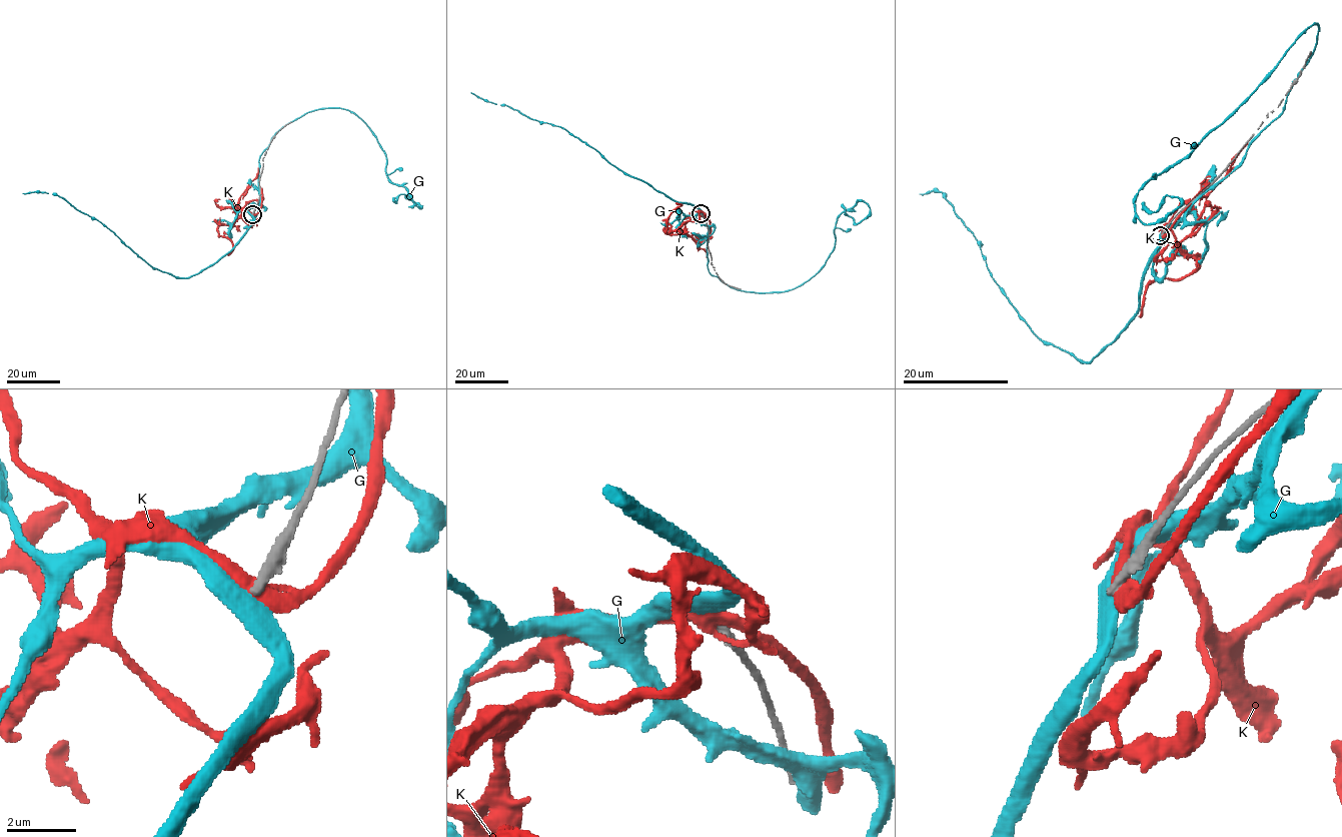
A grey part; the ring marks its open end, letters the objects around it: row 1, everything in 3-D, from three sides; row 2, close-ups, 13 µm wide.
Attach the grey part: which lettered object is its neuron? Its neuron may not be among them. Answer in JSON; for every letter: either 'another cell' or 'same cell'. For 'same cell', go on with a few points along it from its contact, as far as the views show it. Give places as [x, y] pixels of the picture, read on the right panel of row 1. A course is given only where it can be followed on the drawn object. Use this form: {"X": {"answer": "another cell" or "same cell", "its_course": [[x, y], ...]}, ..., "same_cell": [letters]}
{"G": {"answer": "another cell"}, "K": {"answer": "another cell"}, "same_cell": []}

